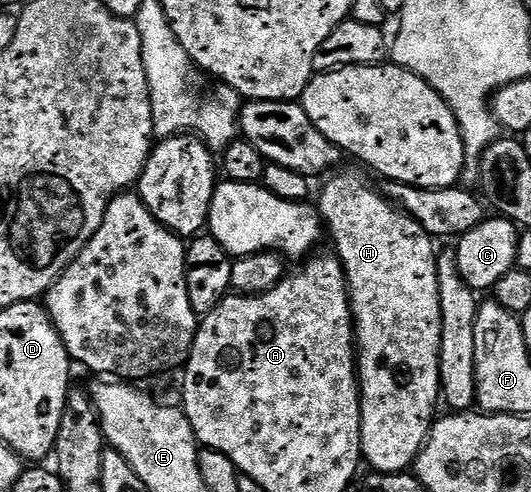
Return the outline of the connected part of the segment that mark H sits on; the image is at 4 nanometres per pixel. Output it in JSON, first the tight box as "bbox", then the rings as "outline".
{"bbox":[317,174,441,474],"outline":[[[339,174],[336,178],[328,177],[323,191],[319,194],[317,209],[329,238],[335,241],[334,253],[343,264],[343,272],[347,279],[347,293],[351,295],[351,317],[355,324],[355,340],[357,343],[357,373],[359,376],[359,407],[361,408],[361,448],[363,458],[371,465],[372,471],[381,474],[402,474],[410,471],[415,465],[415,457],[427,442],[433,423],[436,421],[435,405],[440,405],[439,357],[441,356],[441,296],[438,295],[438,264],[436,262],[437,246],[431,235],[421,228],[415,220],[403,213],[397,206],[388,202],[378,189],[366,186],[355,174]]]}

